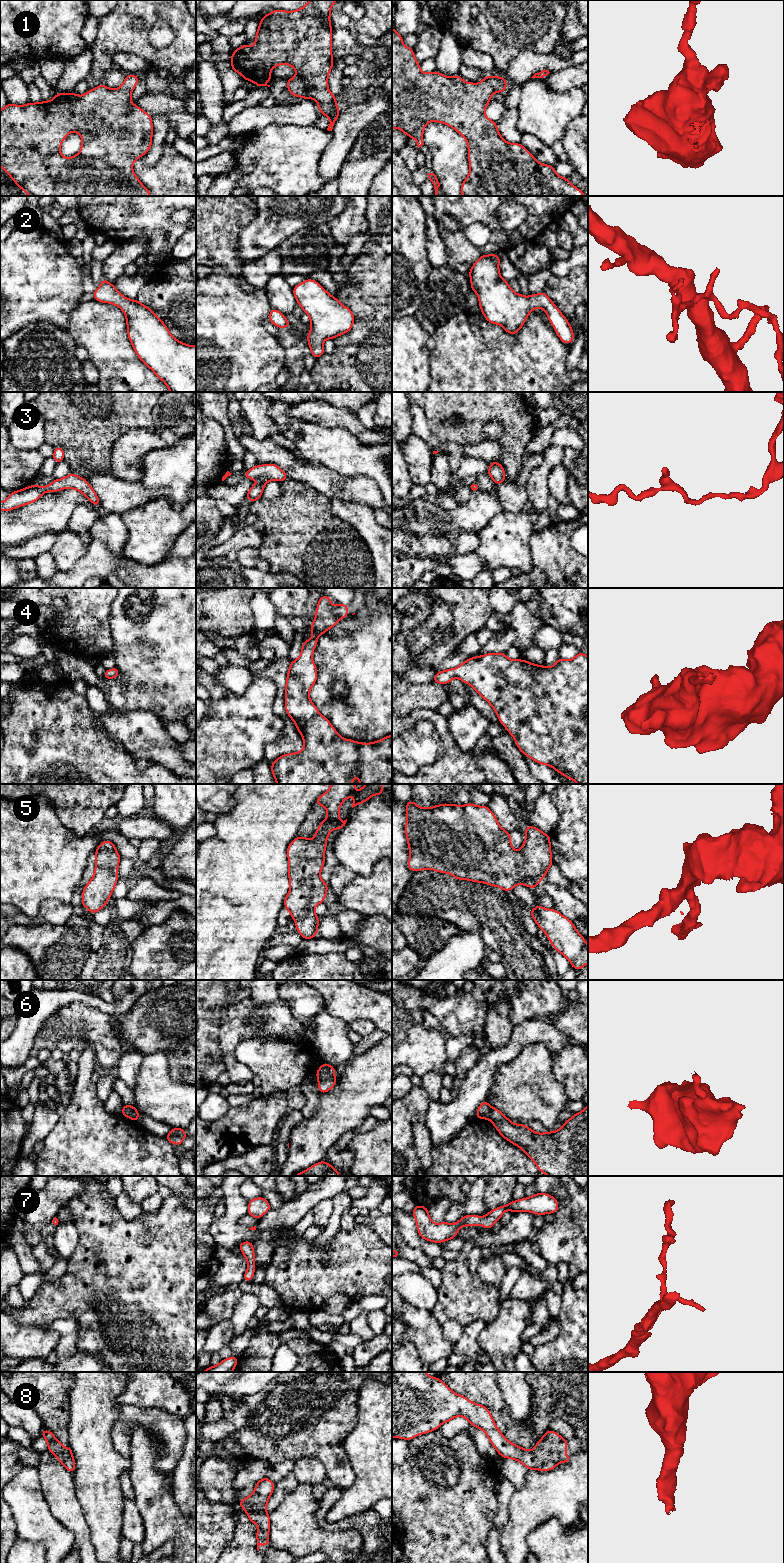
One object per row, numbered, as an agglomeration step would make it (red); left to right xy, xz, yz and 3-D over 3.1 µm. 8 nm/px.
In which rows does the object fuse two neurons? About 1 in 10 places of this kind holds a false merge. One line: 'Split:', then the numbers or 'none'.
Split: 6

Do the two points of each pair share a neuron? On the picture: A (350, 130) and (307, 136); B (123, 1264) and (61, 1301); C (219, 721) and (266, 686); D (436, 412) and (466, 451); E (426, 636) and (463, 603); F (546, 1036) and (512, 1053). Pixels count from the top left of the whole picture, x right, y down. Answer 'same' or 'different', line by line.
A: different
B: same
C: same
D: different
E: different
F: same

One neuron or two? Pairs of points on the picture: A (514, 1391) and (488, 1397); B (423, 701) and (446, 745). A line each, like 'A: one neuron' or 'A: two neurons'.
A: two neurons
B: two neurons

